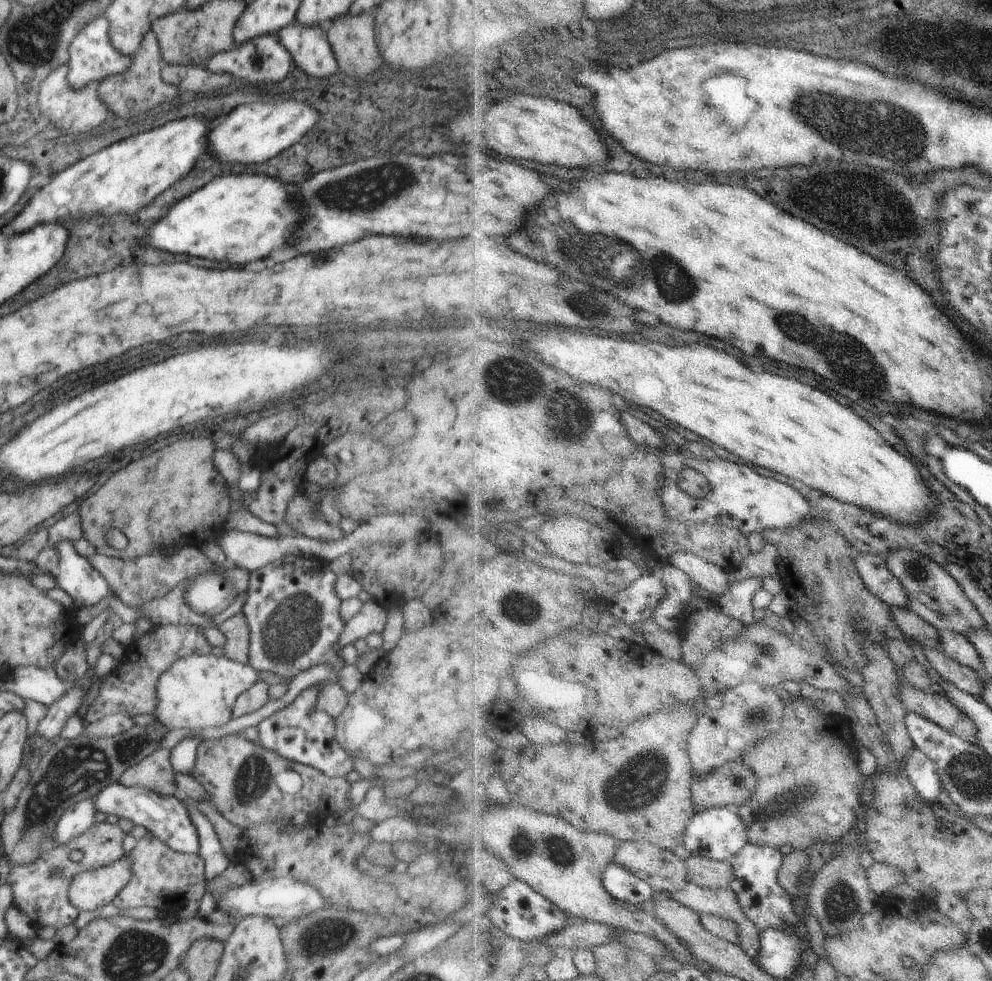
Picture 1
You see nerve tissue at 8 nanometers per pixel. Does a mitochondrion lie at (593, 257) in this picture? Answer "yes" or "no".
yes

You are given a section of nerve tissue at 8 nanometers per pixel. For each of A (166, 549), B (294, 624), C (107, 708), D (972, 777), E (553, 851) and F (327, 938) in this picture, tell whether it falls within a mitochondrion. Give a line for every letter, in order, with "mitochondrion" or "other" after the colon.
A: other
B: mitochondrion
C: other
D: mitochondrion
E: mitochondrion
F: mitochondrion

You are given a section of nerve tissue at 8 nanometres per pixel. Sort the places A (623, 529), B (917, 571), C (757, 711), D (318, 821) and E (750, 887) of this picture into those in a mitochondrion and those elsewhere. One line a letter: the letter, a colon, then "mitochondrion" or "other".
A: other
B: mitochondrion
C: mitochondrion
D: other
E: other

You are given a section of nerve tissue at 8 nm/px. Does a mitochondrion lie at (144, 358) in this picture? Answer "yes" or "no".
no

